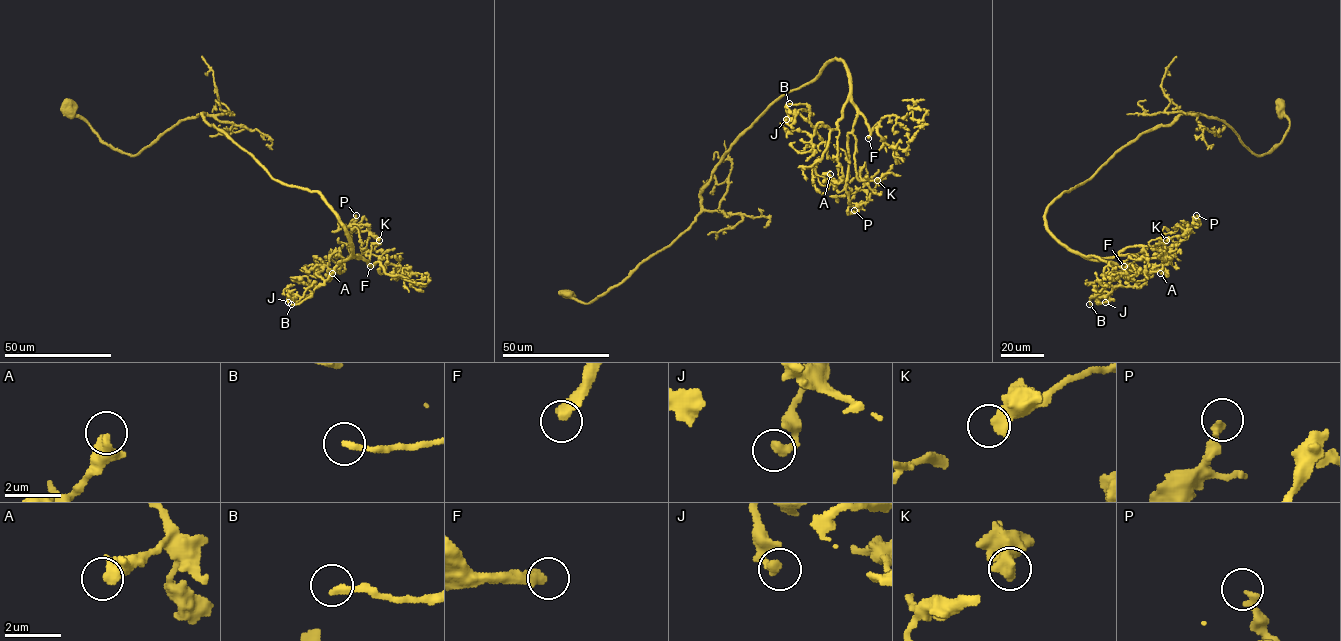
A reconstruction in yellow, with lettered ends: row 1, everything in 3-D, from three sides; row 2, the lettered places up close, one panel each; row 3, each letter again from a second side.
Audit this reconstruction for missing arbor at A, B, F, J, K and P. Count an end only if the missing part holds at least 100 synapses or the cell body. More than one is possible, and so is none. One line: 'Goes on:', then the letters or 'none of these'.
Goes on: F

